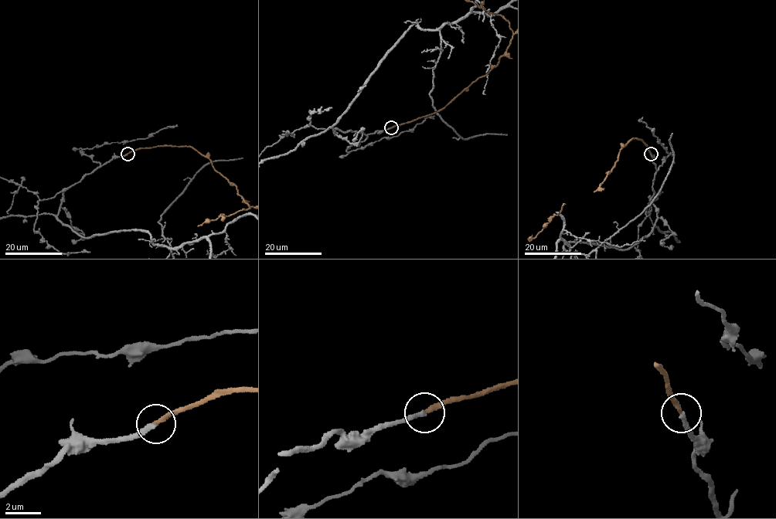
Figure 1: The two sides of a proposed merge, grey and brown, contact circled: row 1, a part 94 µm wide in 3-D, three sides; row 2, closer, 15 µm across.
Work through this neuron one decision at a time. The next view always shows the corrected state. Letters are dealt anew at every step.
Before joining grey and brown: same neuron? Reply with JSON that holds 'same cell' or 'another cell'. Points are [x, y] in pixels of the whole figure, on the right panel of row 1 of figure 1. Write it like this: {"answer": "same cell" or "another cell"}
{"answer": "same cell"}

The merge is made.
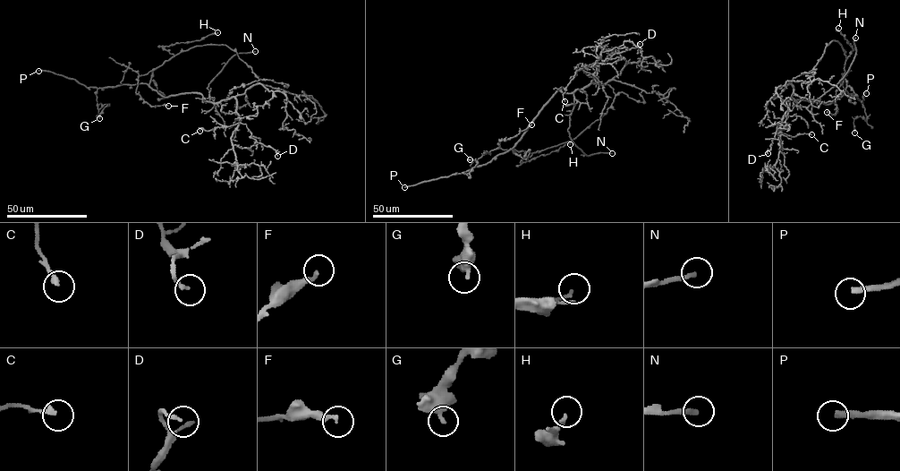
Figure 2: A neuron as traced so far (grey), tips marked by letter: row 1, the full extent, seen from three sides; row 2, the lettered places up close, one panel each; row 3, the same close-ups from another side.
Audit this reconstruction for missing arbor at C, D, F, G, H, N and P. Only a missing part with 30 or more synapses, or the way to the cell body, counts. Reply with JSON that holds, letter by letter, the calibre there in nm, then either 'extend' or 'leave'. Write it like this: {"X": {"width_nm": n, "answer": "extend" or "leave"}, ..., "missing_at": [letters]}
{"C": {"width_nm": 240, "answer": "leave"}, "D": {"width_nm": 150, "answer": "leave"}, "F": {"width_nm": 240, "answer": "leave"}, "G": {"width_nm": 360, "answer": "leave"}, "H": {"width_nm": 150, "answer": "leave"}, "N": {"width_nm": 240, "answer": "extend"}, "P": {"width_nm": 260, "answer": "extend"}, "missing_at": ["N", "P"]}

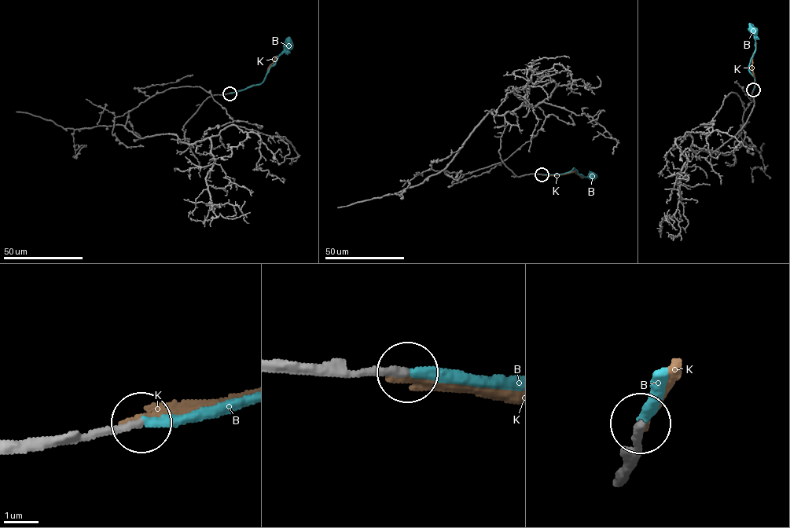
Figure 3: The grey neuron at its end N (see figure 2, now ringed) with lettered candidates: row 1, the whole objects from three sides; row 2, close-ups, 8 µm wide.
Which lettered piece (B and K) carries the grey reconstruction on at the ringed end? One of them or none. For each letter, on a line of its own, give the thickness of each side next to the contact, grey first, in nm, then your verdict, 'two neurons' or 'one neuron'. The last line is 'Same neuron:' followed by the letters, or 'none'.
B: 240/280 nm | one neuron
K: 280/200 nm | two neurons
Same neuron: B

